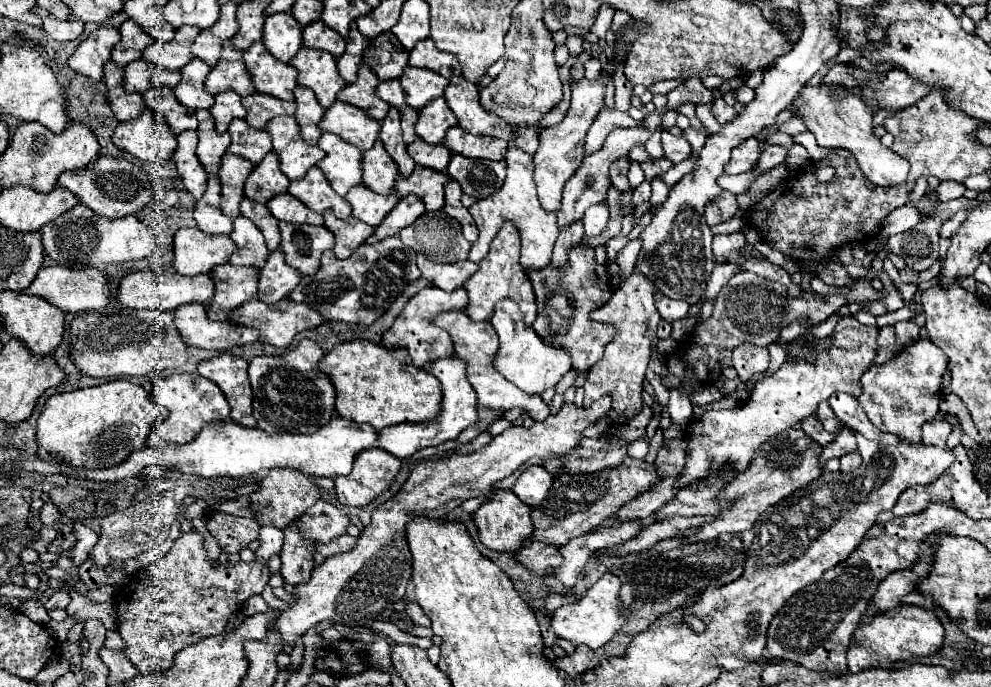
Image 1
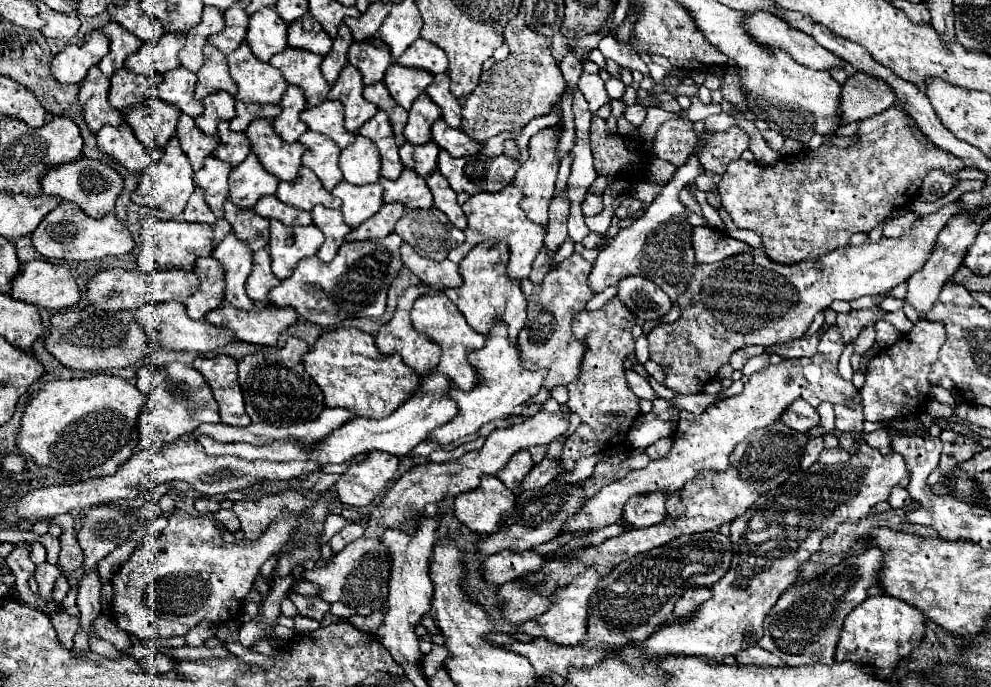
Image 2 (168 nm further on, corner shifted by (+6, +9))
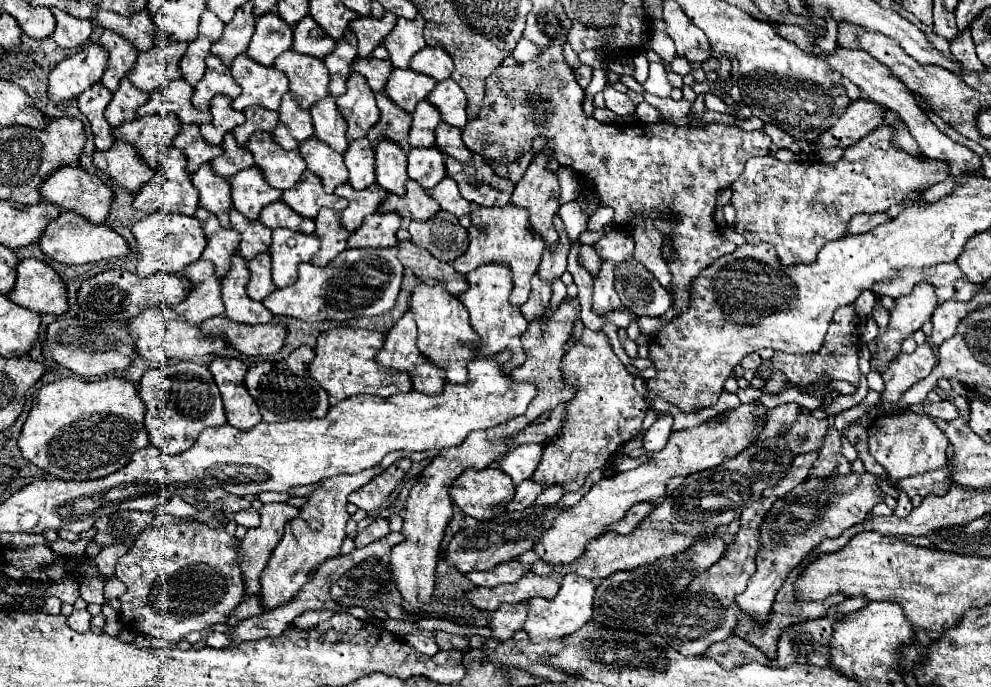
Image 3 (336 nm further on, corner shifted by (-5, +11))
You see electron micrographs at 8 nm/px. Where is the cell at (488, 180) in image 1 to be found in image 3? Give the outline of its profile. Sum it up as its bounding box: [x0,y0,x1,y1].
[445,156,515,206]

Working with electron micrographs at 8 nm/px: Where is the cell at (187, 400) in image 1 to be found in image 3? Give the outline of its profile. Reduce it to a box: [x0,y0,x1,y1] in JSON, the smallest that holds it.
[139,362,227,456]

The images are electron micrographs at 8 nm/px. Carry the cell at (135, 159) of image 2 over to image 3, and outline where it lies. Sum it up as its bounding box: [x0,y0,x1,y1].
[93,142,153,192]

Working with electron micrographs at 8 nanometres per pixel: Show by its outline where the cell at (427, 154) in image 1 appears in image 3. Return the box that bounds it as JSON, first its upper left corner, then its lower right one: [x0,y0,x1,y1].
[409,148,445,190]

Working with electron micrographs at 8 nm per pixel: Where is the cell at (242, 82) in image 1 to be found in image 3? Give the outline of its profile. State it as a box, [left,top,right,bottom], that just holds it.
[191,54,241,110]

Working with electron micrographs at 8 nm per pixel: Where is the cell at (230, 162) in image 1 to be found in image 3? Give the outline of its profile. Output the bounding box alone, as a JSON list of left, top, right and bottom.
[191,164,233,228]

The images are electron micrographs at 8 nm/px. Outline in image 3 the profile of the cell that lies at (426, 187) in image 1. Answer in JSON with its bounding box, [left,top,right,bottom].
[379,180,439,220]

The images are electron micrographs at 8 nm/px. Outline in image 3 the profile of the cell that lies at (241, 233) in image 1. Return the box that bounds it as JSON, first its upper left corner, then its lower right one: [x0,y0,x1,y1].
[223,252,271,324]

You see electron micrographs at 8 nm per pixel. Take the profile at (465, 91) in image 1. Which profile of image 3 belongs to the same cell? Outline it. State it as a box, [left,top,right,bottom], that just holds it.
[427,78,467,128]

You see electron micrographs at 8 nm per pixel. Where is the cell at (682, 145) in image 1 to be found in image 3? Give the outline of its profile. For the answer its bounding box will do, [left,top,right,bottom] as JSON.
[463,46,771,312]

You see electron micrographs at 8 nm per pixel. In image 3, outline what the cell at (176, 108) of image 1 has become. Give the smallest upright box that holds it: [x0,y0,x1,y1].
[115,116,181,168]

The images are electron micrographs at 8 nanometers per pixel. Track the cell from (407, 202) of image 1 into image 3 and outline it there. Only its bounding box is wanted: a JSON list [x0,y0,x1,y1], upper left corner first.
[349,212,401,248]

